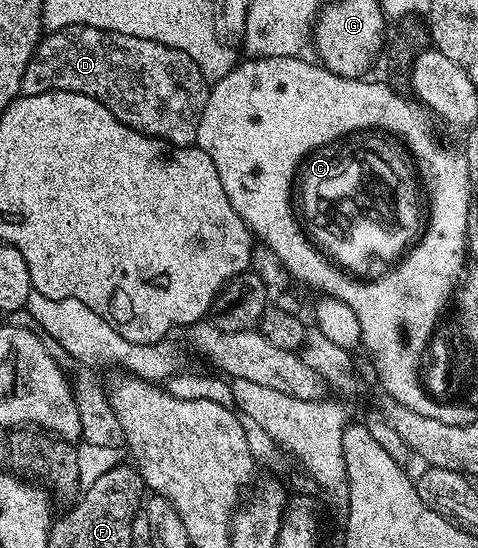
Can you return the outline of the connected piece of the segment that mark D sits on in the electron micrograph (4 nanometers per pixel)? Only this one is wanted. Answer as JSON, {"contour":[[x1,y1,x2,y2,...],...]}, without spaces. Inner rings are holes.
{"contour":[[76,23,73,27,47,32,36,44,36,51,26,65,26,73,22,73,20,95,37,95,47,91,82,93,106,105,119,123,125,123,135,131,165,139,175,147,191,147,198,137,198,121,202,121,202,109,206,109,209,90,209,80,186,53,158,41,146,41,142,37,130,37,126,33,103,31]]}

